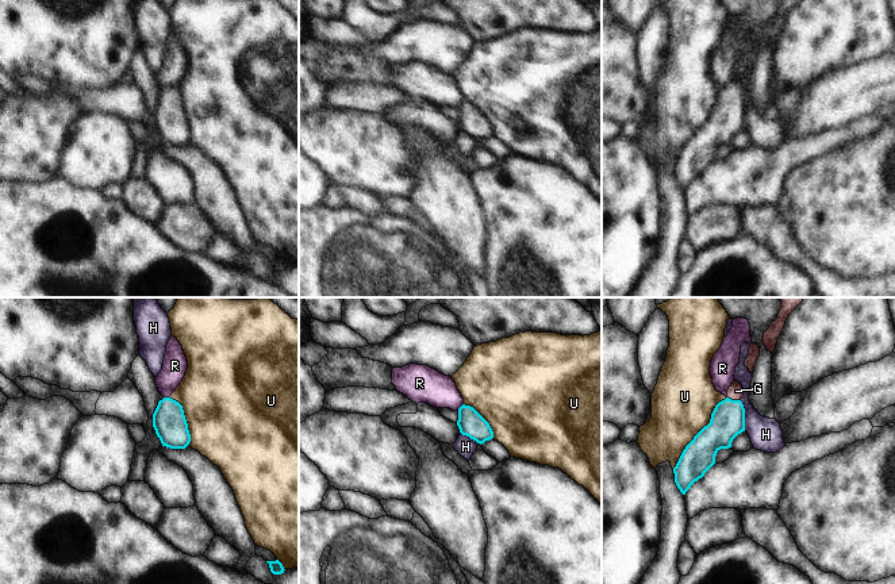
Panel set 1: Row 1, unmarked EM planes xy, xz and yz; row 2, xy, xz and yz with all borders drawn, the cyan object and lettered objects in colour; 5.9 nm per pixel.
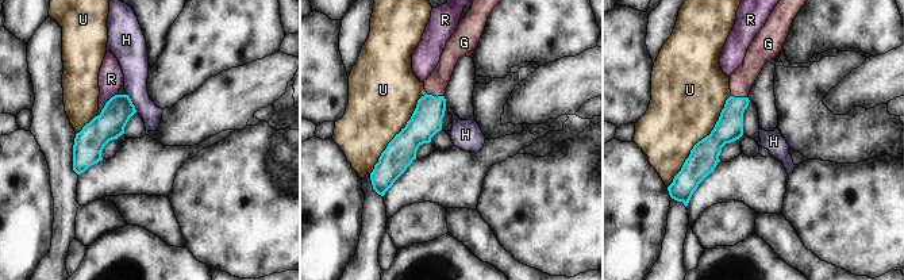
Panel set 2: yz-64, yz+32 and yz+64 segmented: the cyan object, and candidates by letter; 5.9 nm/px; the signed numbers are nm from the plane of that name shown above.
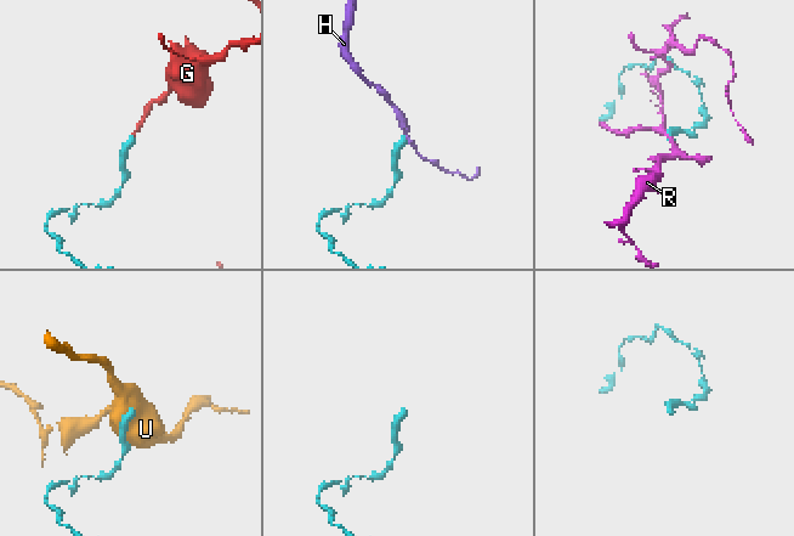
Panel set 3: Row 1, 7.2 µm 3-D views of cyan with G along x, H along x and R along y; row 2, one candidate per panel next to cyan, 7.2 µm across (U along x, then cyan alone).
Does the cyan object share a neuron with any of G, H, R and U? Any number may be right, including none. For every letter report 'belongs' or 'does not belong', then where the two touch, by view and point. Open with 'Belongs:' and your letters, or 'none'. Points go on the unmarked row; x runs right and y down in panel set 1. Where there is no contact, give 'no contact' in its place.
Belongs: G
G: belongs | yz (734, 98)
H: does not belong | yz (744, 112)
R: does not belong | xz (460, 104)
U: does not belong | yz (699, 129)

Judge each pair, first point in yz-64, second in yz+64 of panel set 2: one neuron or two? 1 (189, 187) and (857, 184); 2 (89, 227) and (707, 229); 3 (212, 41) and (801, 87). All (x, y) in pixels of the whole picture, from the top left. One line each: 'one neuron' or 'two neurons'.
1: one neuron
2: one neuron
3: two neurons

